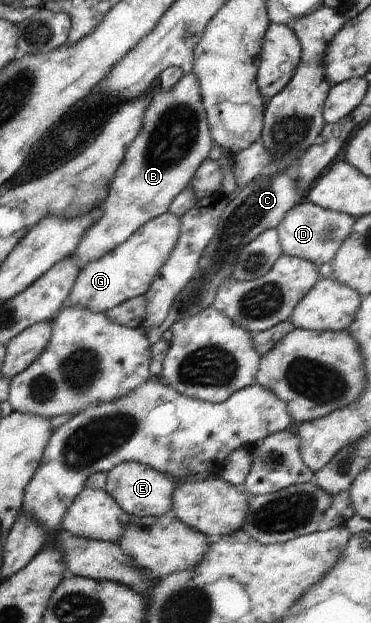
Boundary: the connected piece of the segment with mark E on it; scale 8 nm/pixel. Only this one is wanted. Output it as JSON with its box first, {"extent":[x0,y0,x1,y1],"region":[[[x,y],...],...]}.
{"extent":[104,461,175,518],"region":[[[128,461],[108,471],[104,491],[107,492],[128,514],[134,517],[158,518],[172,511],[172,495],[175,483],[164,473],[141,462]]]}

